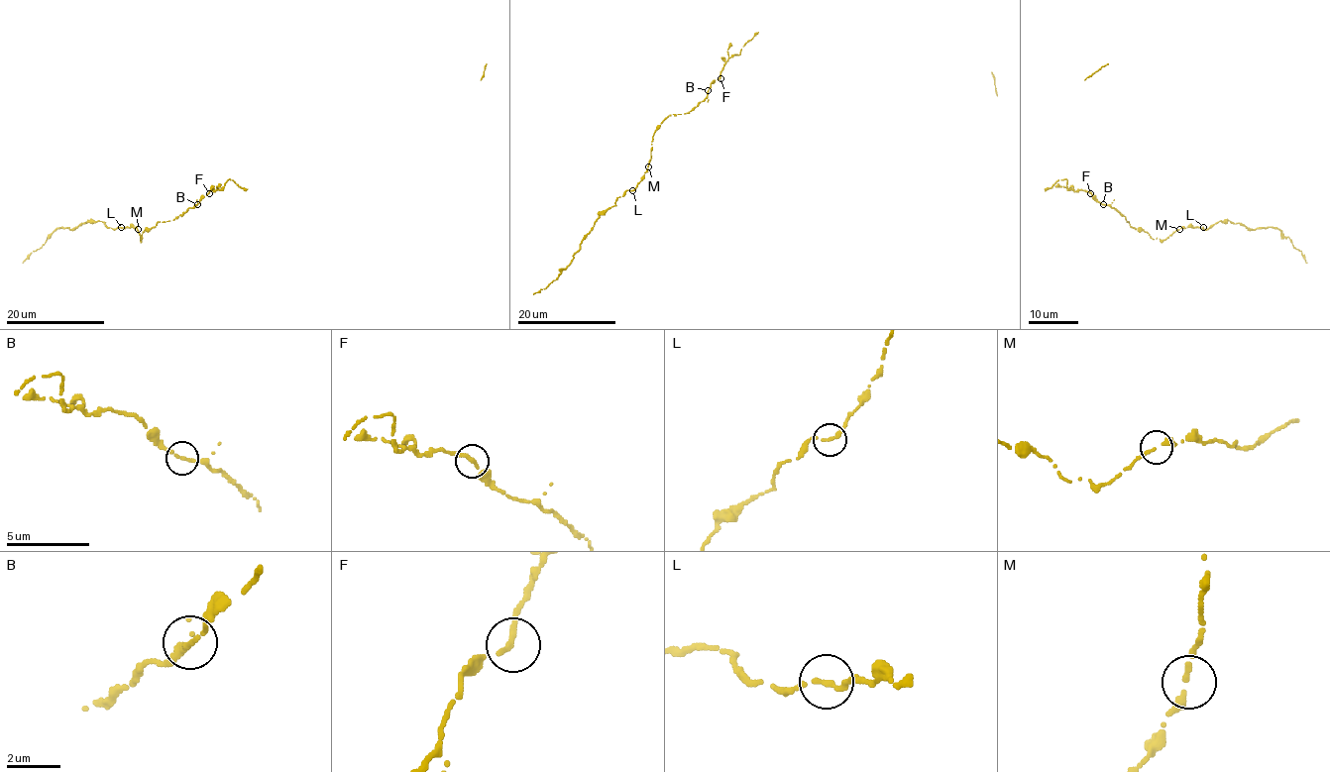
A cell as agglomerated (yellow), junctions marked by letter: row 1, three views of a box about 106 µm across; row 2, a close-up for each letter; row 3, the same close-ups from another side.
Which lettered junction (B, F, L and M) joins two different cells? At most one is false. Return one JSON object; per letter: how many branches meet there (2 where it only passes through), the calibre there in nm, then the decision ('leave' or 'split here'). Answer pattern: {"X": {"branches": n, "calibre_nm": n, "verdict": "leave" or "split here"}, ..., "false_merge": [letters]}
{"B": {"branches": 2, "calibre_nm": 170, "verdict": "leave"}, "F": {"branches": 2, "calibre_nm": 220, "verdict": "leave"}, "L": {"branches": 2, "calibre_nm": 190, "verdict": "leave"}, "M": {"branches": 2, "calibre_nm": 180, "verdict": "leave"}, "false_merge": []}

